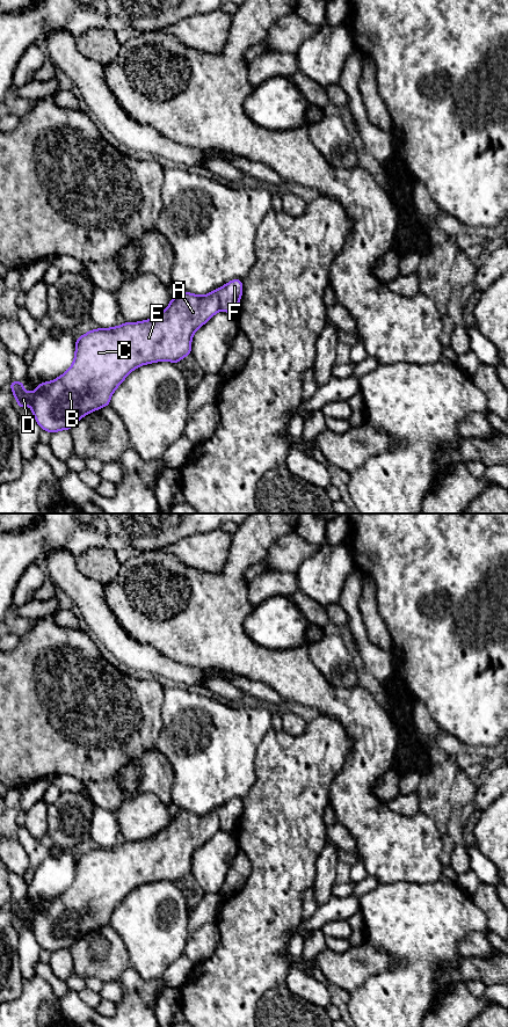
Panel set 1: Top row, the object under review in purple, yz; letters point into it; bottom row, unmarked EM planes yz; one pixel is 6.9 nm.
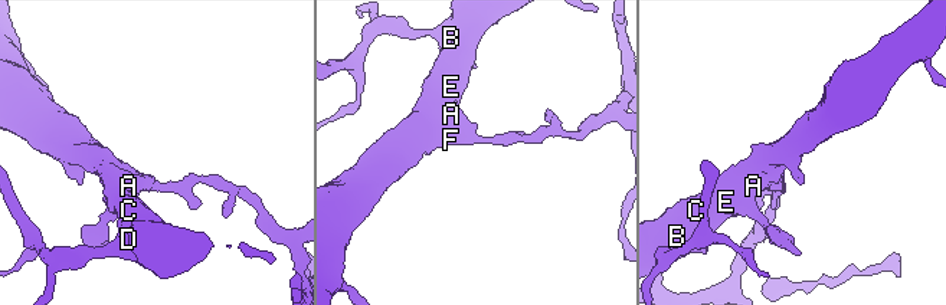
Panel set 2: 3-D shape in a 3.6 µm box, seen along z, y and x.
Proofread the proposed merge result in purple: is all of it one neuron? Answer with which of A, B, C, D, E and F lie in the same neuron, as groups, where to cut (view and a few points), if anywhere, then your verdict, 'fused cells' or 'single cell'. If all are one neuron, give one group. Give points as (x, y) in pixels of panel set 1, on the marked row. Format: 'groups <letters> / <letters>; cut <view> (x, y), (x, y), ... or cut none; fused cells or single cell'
groups A B C D E / F; cut yz (216, 290), (220, 310); fused cells

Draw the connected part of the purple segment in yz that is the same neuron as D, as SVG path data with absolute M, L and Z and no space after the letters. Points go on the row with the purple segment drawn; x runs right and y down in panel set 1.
M180 290L177 296L170 299L168 307L152 319L139 322L124 322L122 326L113 328L89 330L77 337L73 364L60 377L52 381L38 384L35 392L24 391L24 380L20 383L13 380L9 384L19 409L23 406L30 406L37 424L50 434L70 430L85 415L109 406L113 393L135 369L155 362L173 362L177 364L182 358L191 354L194 333L219 311L217 290L204 296Z

